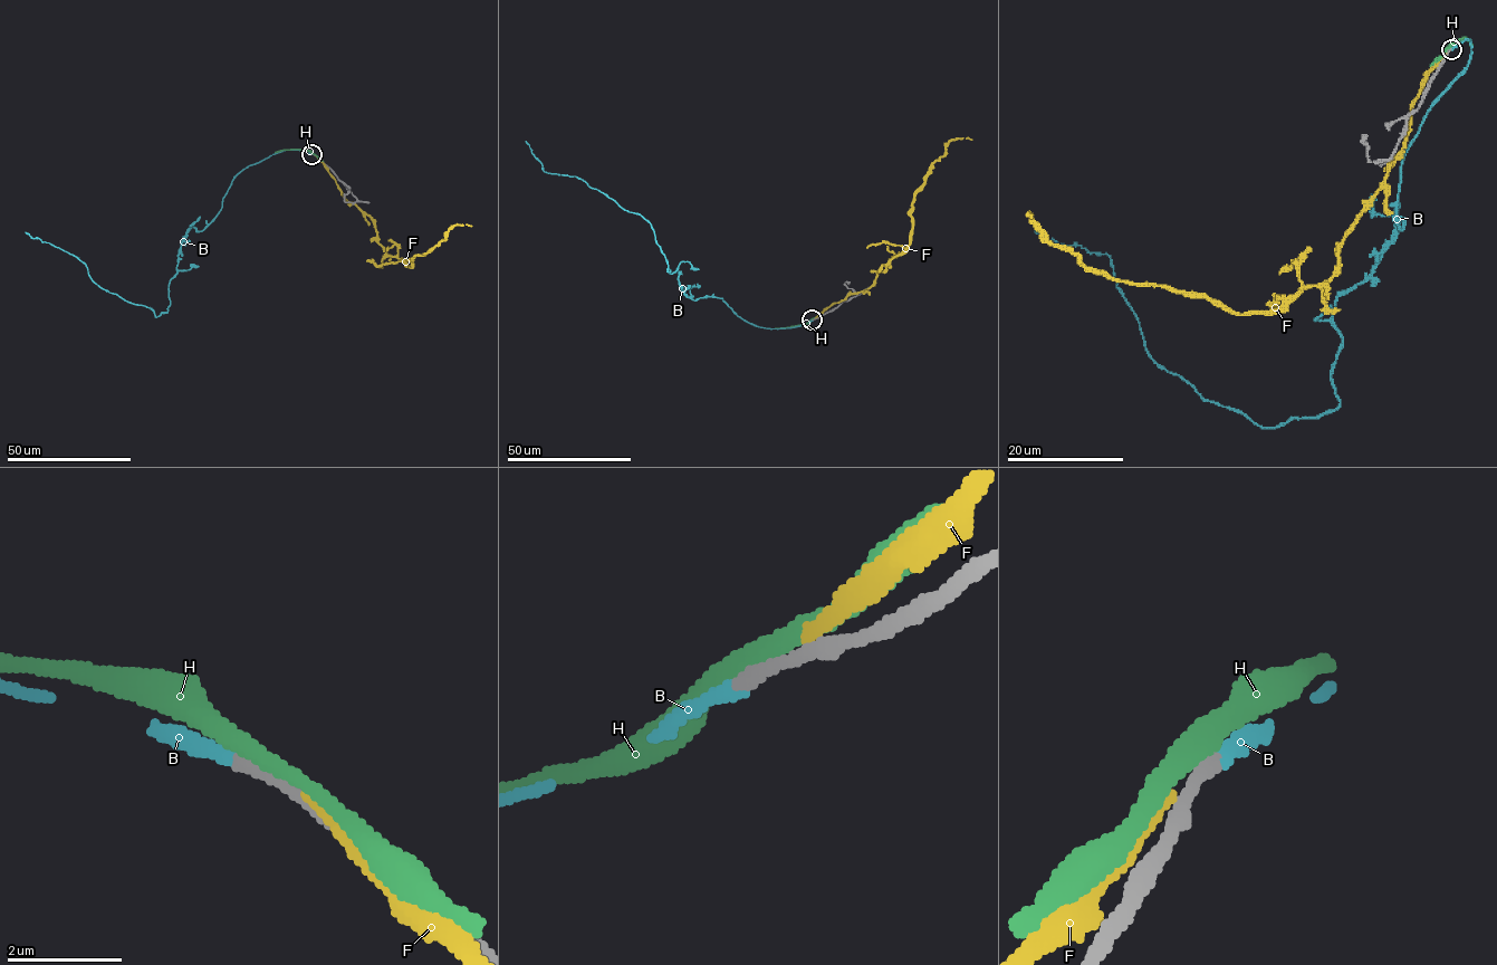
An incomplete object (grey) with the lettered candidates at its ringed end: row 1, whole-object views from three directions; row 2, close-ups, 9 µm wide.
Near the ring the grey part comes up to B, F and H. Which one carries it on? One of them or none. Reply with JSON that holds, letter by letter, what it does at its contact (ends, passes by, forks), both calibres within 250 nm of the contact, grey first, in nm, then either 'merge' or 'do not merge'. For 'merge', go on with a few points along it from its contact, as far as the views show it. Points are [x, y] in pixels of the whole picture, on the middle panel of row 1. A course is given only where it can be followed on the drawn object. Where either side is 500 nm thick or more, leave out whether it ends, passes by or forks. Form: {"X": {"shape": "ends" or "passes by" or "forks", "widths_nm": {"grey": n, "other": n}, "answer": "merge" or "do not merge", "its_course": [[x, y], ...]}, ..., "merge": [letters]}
{"B": {"shape": "ends", "widths_nm": {"grey": 260, "other": 280}, "answer": "merge", "its_course": [[813, 319], [760, 327], [722, 298], [692, 299], [651, 223], [575, 175], [546, 172], [526, 141]]}, "F": {"shape": "ends", "widths_nm": {"grey": 240, "other": 240}, "answer": "do not merge"}, "H": {"shape": "passes by", "widths_nm": {"grey": 300, "other": 340}, "answer": "do not merge"}, "merge": ["B"]}

